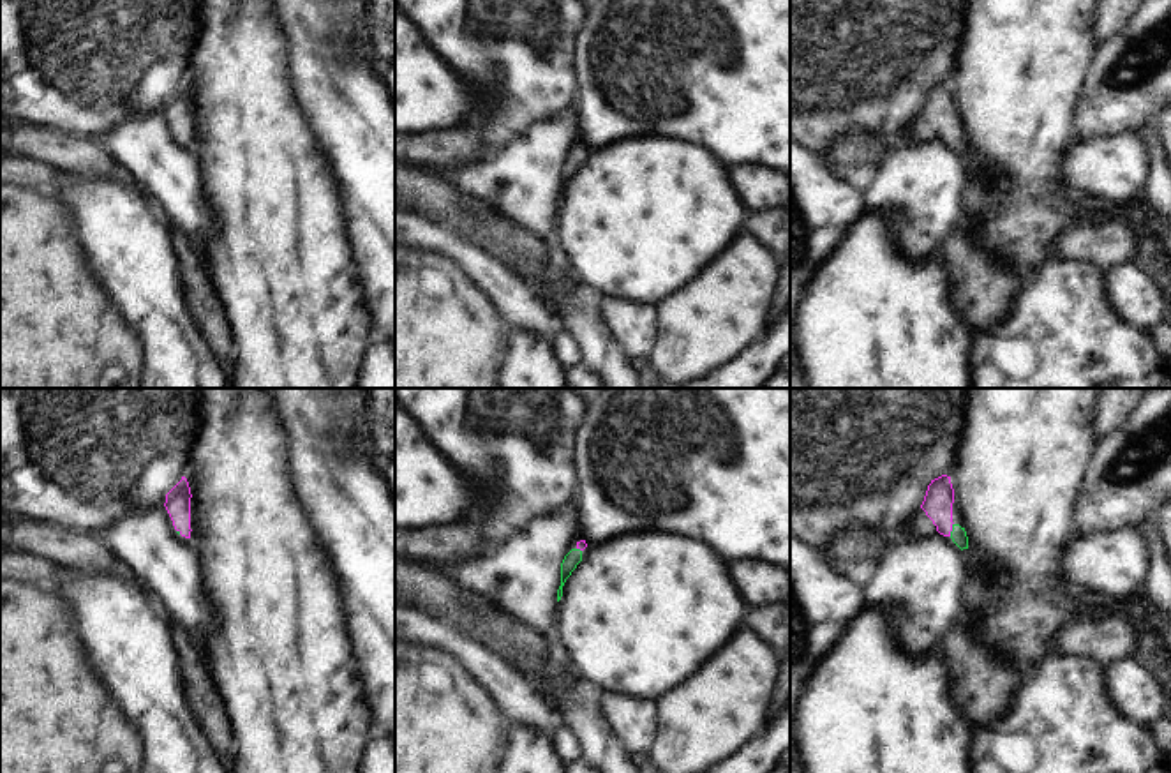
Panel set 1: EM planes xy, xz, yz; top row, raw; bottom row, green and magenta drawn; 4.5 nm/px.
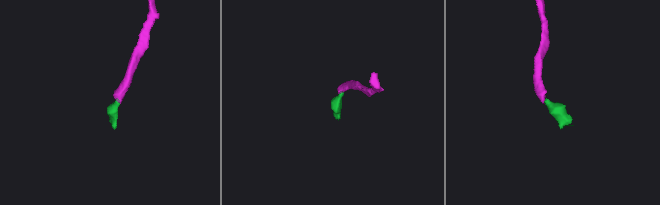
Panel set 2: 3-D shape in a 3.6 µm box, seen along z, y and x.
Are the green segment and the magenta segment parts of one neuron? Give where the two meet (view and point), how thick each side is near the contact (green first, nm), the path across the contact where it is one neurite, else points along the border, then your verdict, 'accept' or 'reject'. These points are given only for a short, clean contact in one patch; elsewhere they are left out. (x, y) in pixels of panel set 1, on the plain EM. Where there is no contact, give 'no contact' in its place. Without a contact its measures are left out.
yz (953, 135) | 70/130 nm | across yz (958, 138), (953, 135), (942, 124), (939, 103) | accept

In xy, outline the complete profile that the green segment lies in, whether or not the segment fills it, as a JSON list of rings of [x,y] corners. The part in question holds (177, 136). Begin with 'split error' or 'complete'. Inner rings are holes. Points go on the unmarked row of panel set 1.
split error; [[[185,81],[166,99],[166,115],[178,139],[190,143],[190,92]]]

